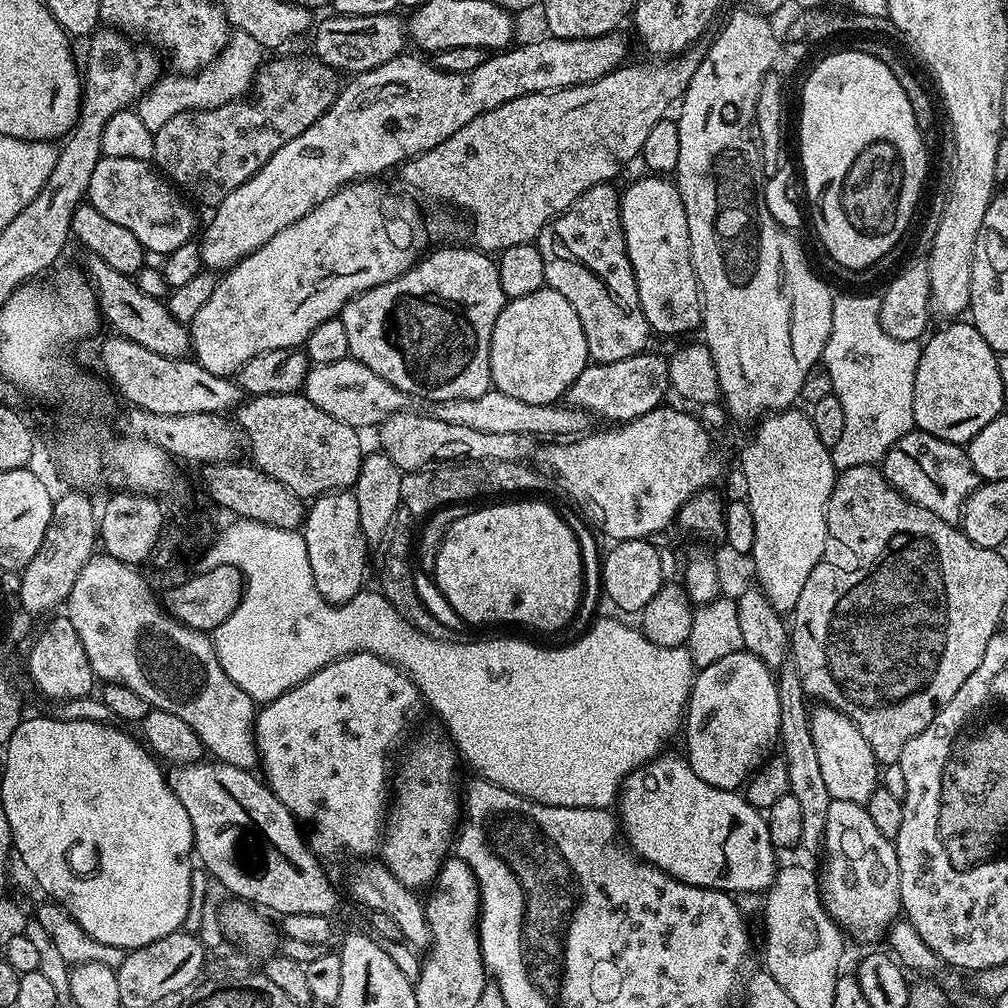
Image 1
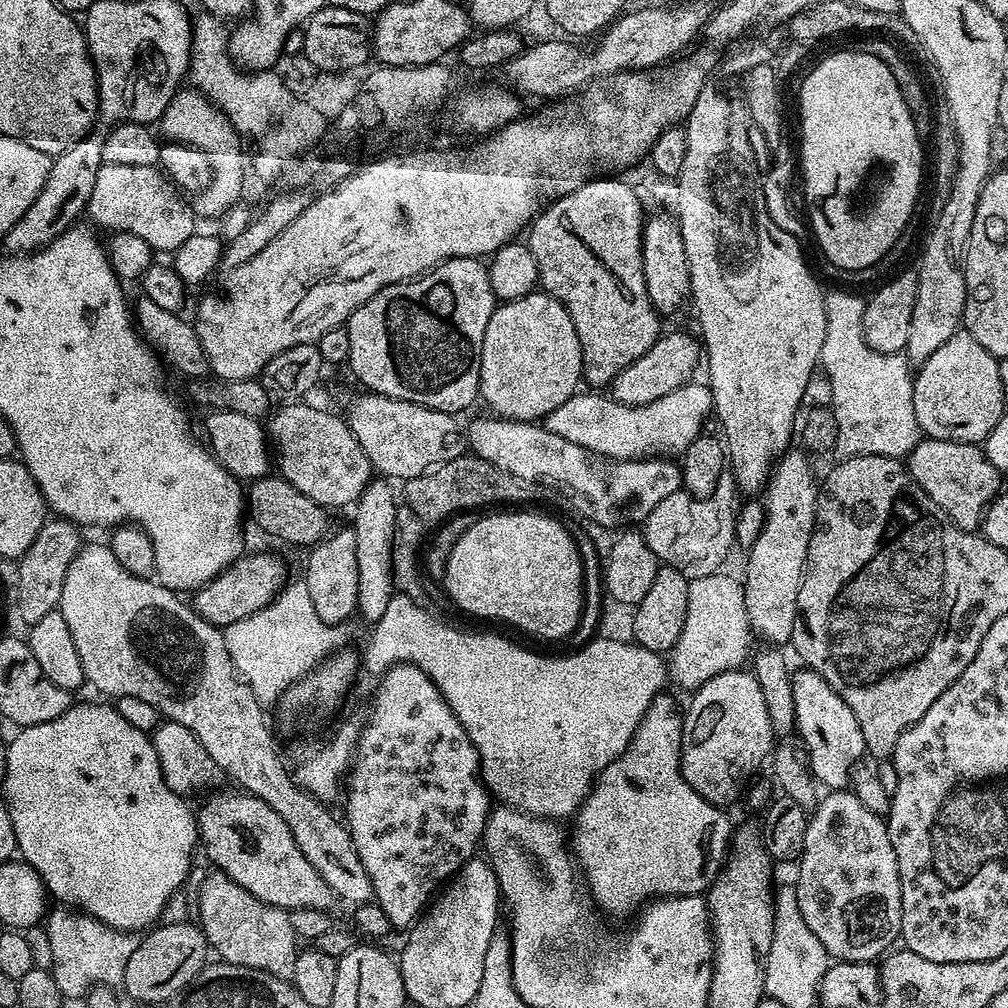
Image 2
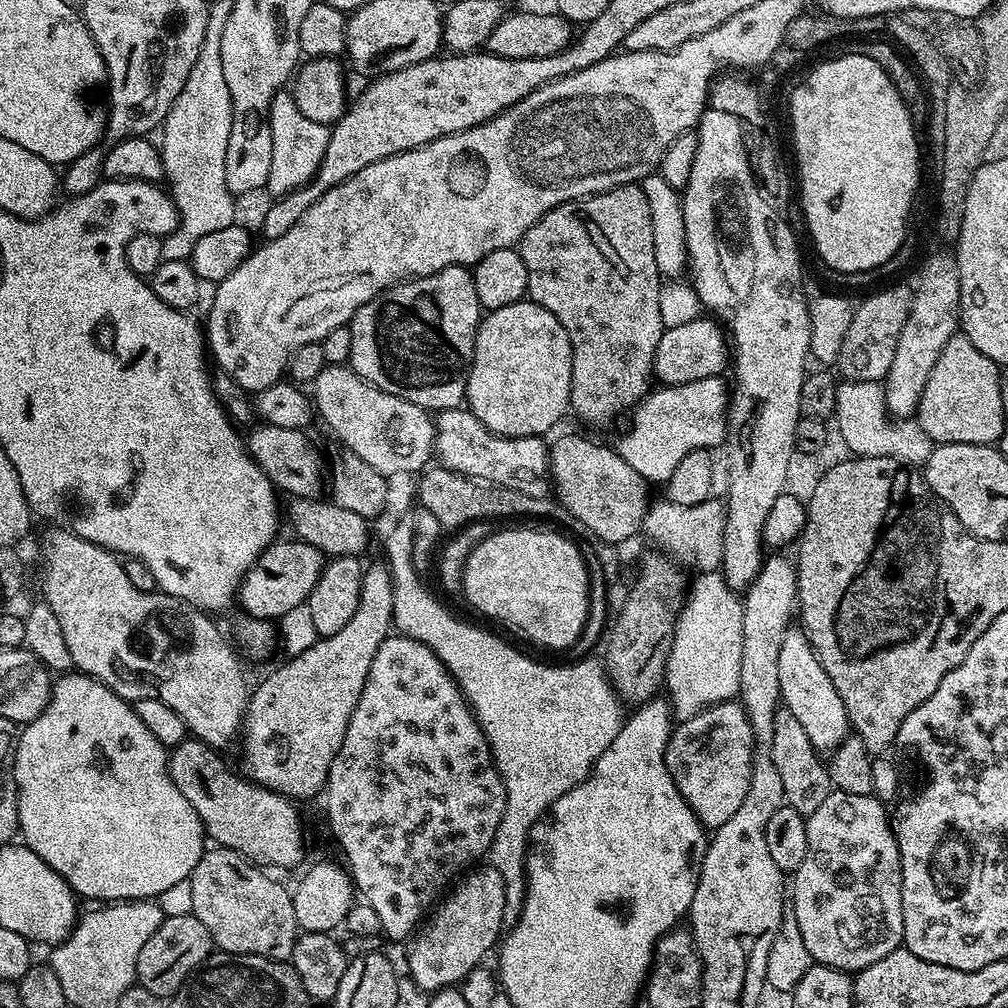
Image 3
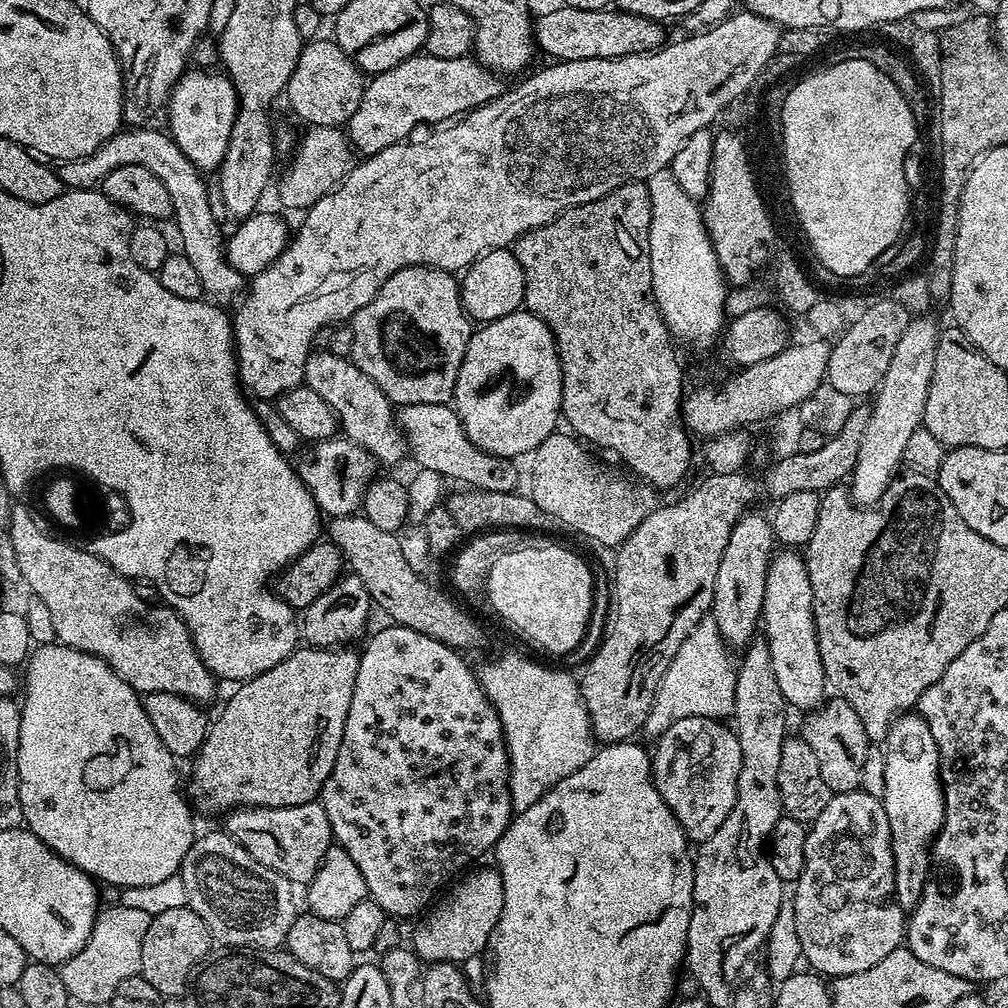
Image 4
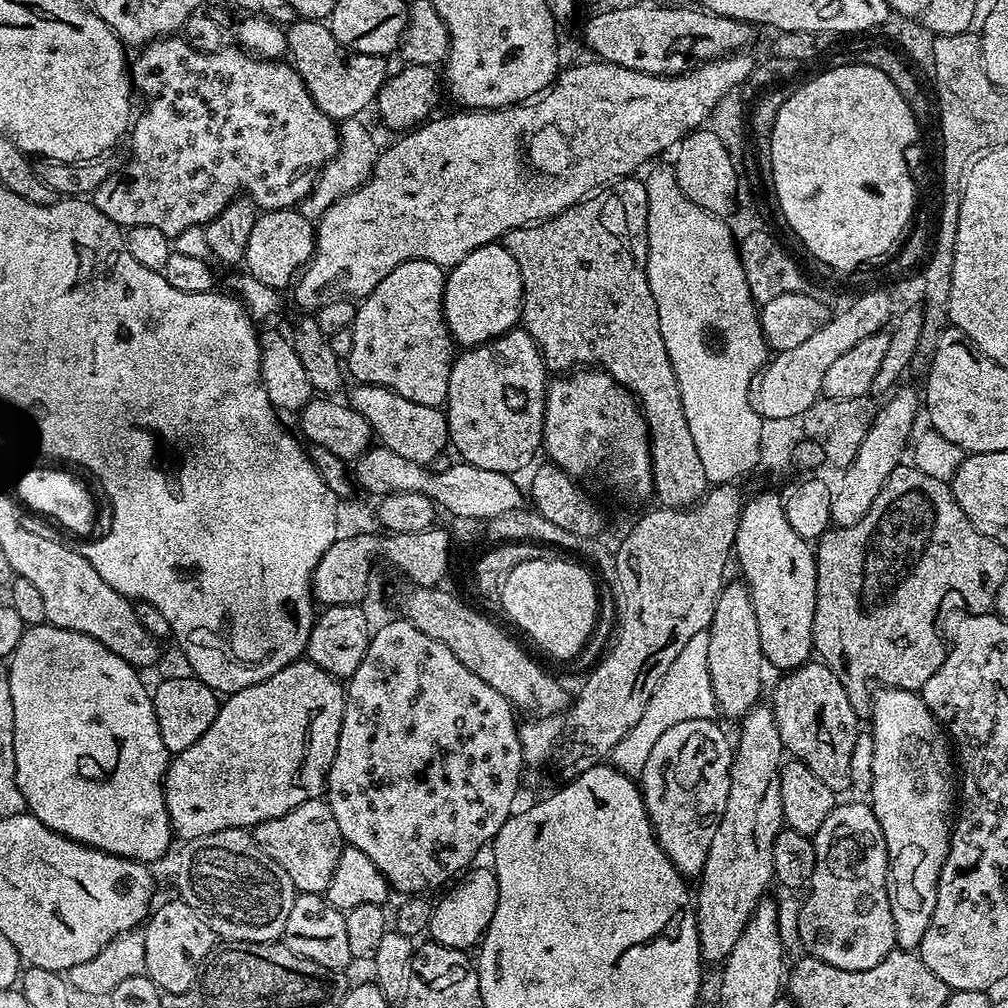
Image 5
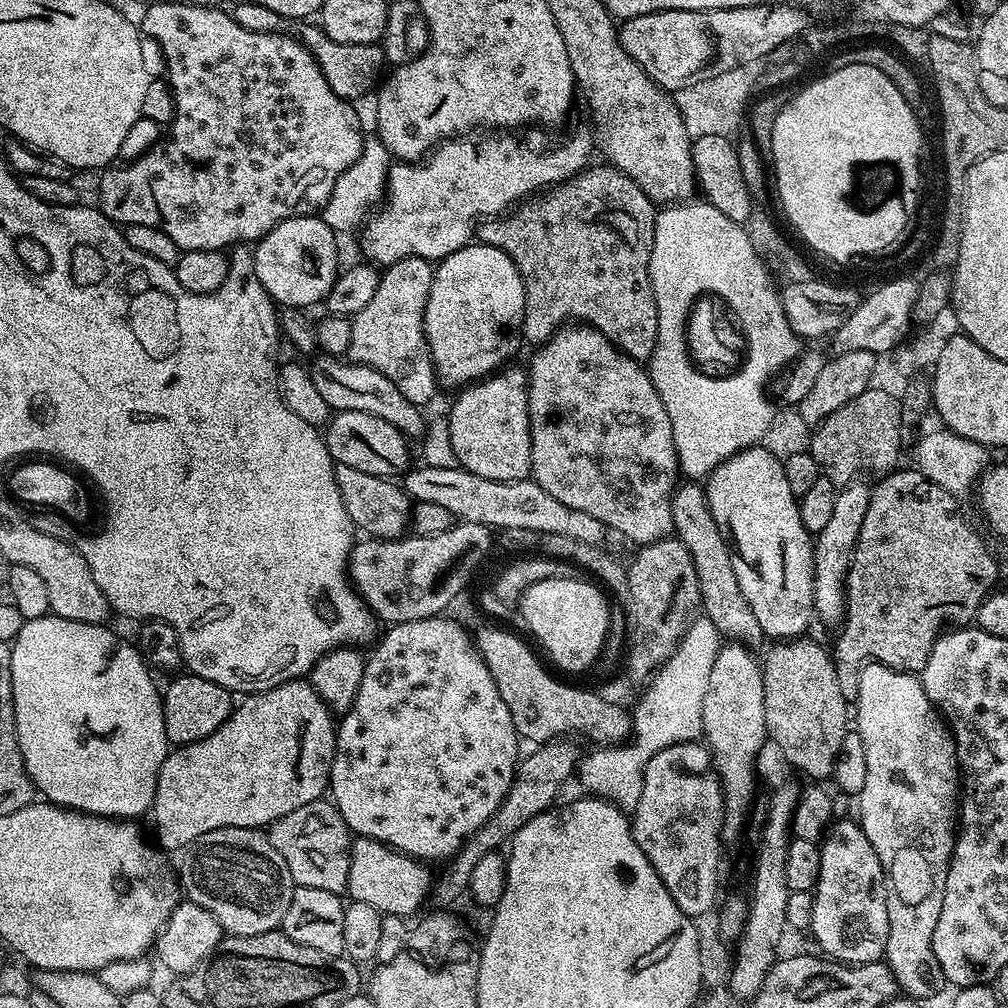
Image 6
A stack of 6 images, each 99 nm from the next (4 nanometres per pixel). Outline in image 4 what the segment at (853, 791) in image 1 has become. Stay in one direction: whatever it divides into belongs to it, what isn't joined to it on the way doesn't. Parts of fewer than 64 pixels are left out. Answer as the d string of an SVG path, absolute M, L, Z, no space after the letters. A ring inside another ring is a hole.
M792 550L780 551L773 555L768 566L762 636L770 646L770 662L774 662L774 678L778 678L778 690L782 690L784 703L793 709L811 710L824 703L826 681L822 658L818 654L810 574L803 555Z

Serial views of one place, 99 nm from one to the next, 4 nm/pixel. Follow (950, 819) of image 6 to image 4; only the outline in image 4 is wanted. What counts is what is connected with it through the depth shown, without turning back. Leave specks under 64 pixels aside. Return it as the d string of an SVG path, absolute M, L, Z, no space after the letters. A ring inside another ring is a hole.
M905 714L892 724L888 737L883 740L886 758L886 790L882 797L886 818L890 822L892 853L894 854L894 899L901 908L911 910L922 898L924 883L928 881L932 866L932 841L944 825L944 786L940 782L940 755L930 734L930 726L918 714Z

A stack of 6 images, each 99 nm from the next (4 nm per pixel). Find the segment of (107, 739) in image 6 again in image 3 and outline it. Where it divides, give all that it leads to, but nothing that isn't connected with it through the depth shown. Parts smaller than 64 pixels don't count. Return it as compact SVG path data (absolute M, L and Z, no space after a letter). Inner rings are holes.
M79 670L61 675L53 683L48 708L41 716L34 718L34 722L23 725L16 745L14 782L18 794L19 839L27 848L34 850L34 854L38 854L42 862L49 864L72 887L77 897L84 899L85 896L88 900L96 900L92 902L127 902L157 898L174 883L189 879L194 866L198 866L206 851L204 823L198 818L194 806L186 802L182 790L174 786L168 773L168 752L164 745L158 742L158 738L154 738L154 734L150 734L150 730L146 730L146 726L138 718L135 707L129 701L114 694L114 690L107 688L101 680L85 676Z

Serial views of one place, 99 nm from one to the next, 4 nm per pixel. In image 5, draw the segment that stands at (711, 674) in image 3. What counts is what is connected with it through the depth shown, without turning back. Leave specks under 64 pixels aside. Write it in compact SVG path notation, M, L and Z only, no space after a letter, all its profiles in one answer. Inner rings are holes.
M707 632L694 634L686 647L670 662L670 670L660 679L660 684L654 690L650 702L643 712L642 718L638 718L637 724L614 746L610 757L611 767L617 768L622 774L639 778L642 770L646 770L646 761L650 758L650 750L670 726L678 726L678 722L690 722L691 720L710 720L717 715L716 699L714 698L714 686L710 686L710 638Z

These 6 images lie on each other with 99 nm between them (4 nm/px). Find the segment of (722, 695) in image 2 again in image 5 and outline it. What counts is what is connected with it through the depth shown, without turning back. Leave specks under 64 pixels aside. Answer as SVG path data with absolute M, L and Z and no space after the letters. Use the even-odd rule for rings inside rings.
M715 719L691 720L670 726L670 730L666 730L666 734L658 738L654 750L650 750L646 770L642 770L638 778L638 787L644 795L648 817L656 831L656 841L685 878L699 877L700 871L704 869L706 854L710 854L710 842L714 842L714 830L718 830L718 822L722 822L722 814L726 814L726 798L730 798L734 744L716 723Z

